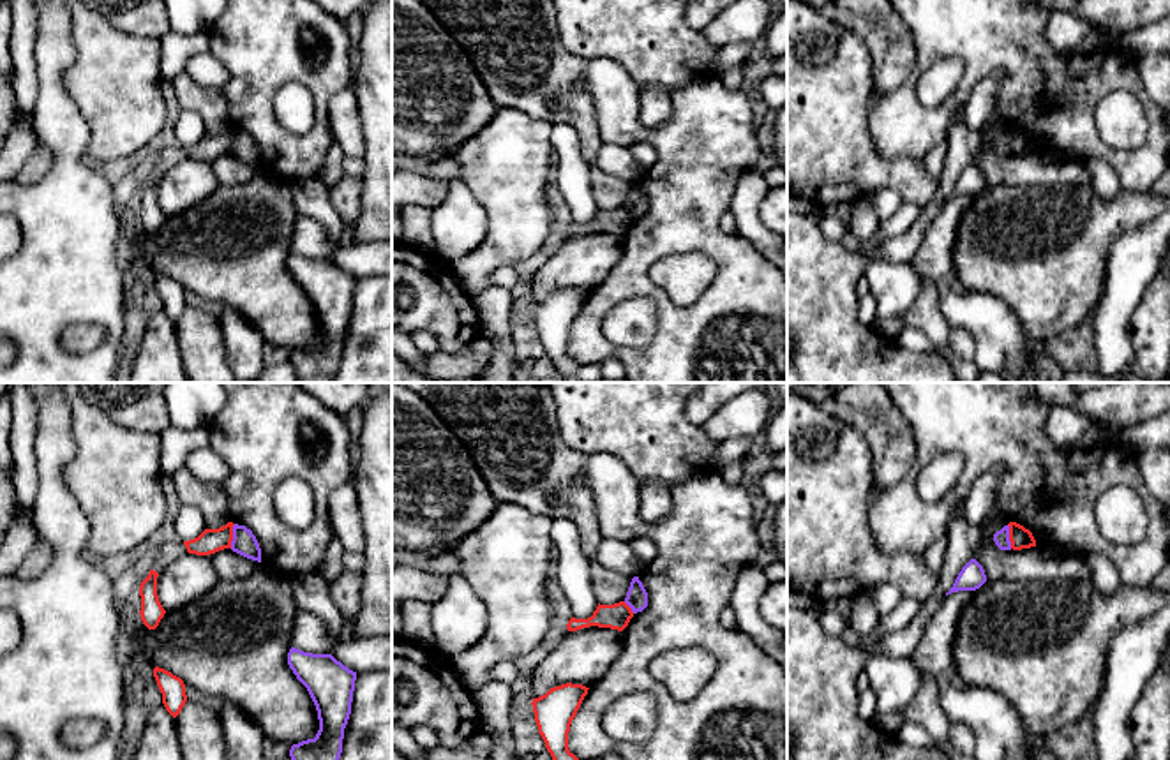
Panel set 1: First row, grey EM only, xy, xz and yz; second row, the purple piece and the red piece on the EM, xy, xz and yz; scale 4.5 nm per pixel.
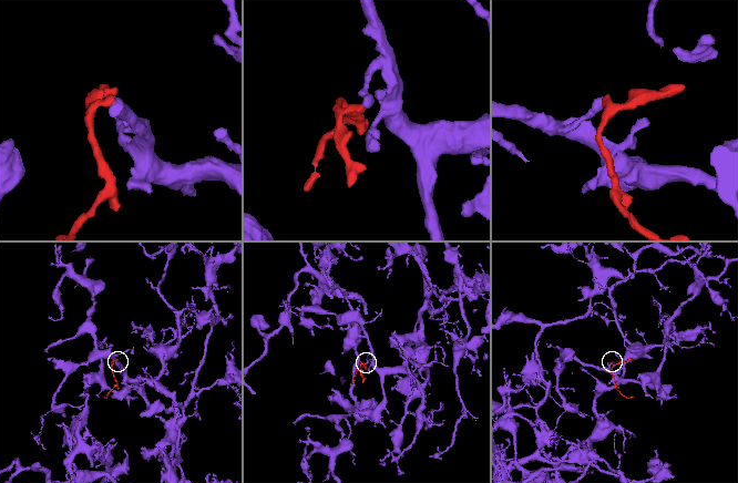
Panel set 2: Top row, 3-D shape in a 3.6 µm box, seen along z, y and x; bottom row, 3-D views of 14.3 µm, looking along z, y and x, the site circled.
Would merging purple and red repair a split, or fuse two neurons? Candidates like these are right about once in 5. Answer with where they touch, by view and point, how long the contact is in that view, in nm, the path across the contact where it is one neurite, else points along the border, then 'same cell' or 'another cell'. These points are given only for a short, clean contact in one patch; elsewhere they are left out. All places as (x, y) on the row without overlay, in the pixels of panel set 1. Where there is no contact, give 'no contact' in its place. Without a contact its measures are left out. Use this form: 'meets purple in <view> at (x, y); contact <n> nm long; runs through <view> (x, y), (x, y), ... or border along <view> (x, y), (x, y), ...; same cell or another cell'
meets purple in xy at (233, 141); contact 110 nm long; border along xy (235, 129), (230, 152); another cell

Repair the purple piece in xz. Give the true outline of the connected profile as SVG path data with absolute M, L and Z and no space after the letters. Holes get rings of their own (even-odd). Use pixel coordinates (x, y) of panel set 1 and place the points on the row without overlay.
M639 182L632 183L625 208L632 213L634 219L642 217L648 212L648 197Z

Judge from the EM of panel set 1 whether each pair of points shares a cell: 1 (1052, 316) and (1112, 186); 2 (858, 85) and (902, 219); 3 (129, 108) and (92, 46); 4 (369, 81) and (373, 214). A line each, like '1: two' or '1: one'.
1: two
2: two
3: one
4: one

